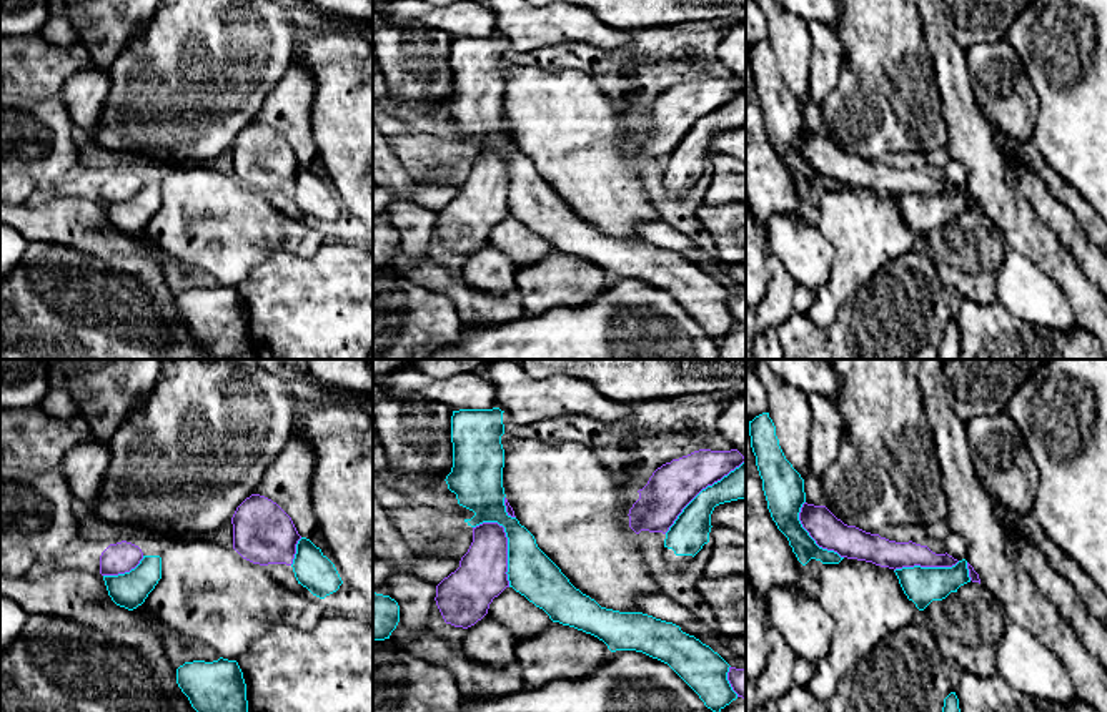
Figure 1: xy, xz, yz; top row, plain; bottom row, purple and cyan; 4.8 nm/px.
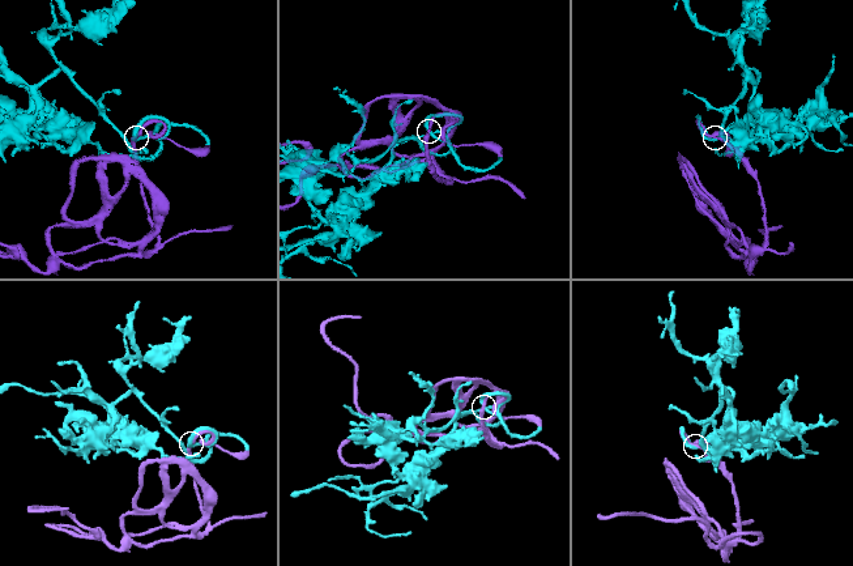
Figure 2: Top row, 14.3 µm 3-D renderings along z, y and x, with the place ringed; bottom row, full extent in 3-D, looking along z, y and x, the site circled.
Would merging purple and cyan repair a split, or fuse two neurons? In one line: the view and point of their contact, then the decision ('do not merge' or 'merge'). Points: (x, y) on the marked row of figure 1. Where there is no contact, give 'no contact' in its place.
meets purple in xz at (506, 543); merge

